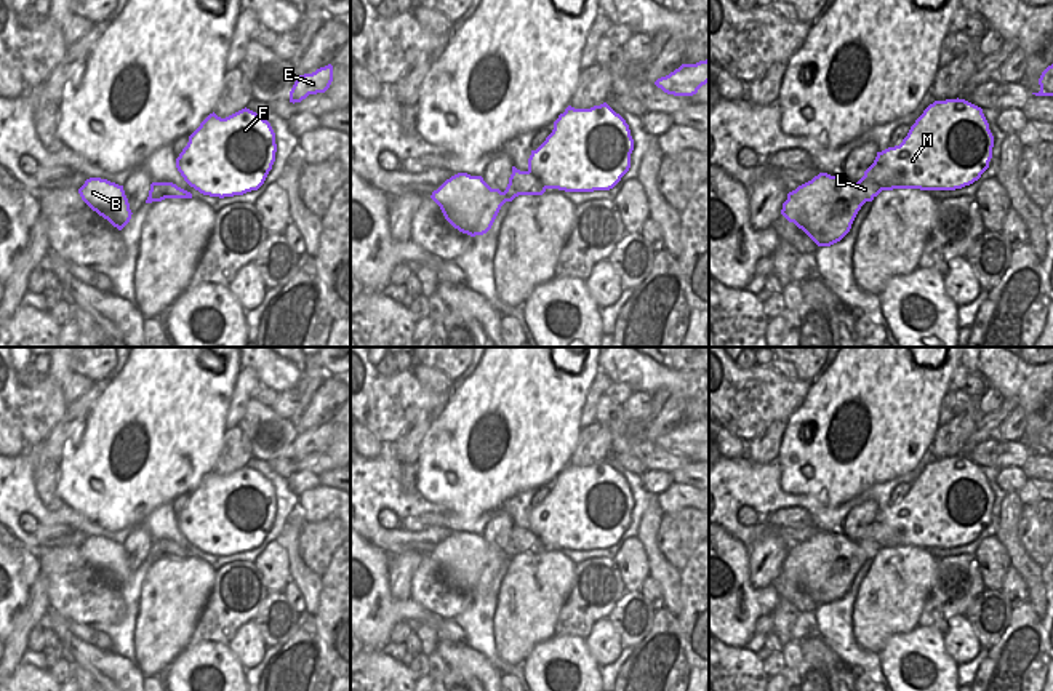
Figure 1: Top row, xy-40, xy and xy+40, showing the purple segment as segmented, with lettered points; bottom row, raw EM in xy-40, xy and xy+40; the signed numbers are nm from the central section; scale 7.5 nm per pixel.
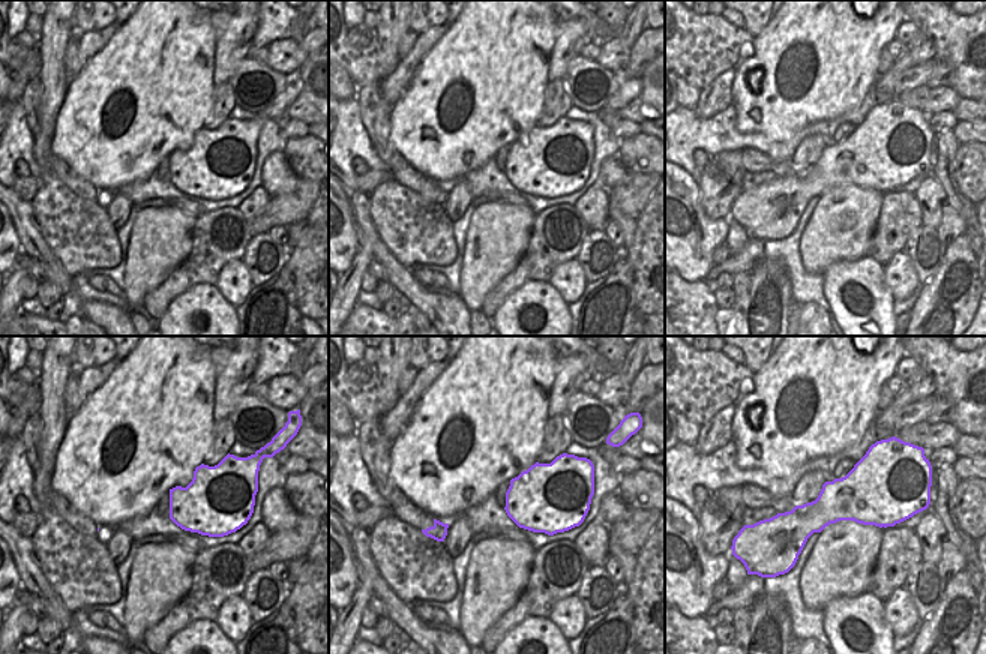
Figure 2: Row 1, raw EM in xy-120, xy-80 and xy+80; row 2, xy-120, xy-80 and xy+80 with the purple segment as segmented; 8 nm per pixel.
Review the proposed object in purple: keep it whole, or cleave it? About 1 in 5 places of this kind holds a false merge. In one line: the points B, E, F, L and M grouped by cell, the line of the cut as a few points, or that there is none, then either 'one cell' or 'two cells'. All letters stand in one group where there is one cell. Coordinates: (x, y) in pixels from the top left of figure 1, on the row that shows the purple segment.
B E F L M; no cut; one cell

